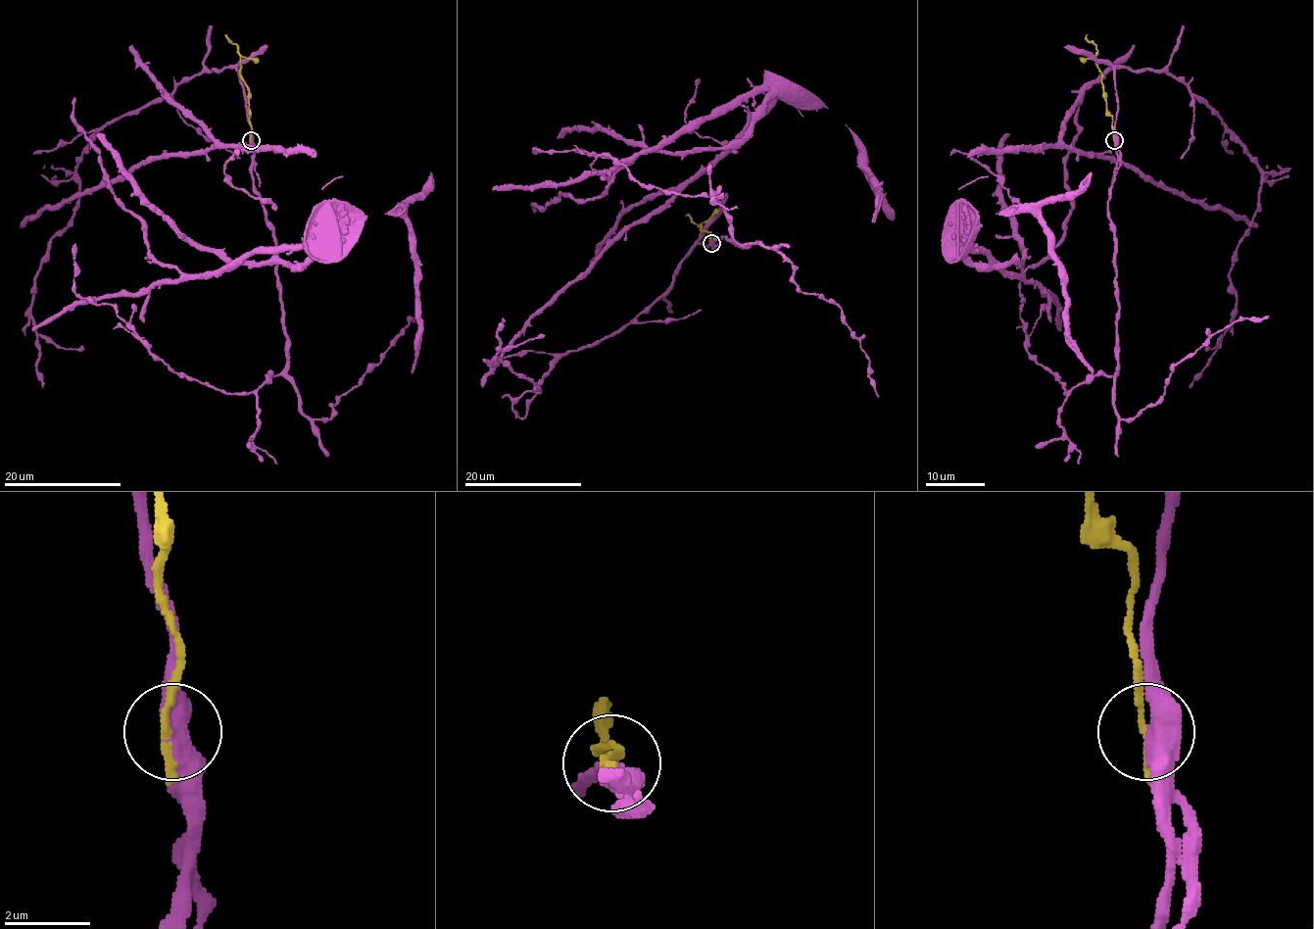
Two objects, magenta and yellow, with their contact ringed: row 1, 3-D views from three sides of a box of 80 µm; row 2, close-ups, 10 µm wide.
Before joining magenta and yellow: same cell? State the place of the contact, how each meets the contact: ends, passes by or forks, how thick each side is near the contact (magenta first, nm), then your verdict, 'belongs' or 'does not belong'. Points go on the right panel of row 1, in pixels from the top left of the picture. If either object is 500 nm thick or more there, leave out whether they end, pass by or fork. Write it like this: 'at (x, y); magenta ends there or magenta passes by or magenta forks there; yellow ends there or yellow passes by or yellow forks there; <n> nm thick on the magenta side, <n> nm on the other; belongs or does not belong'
at (1114, 140); 500 nm thick on the magenta side, 220 nm on the other; does not belong

